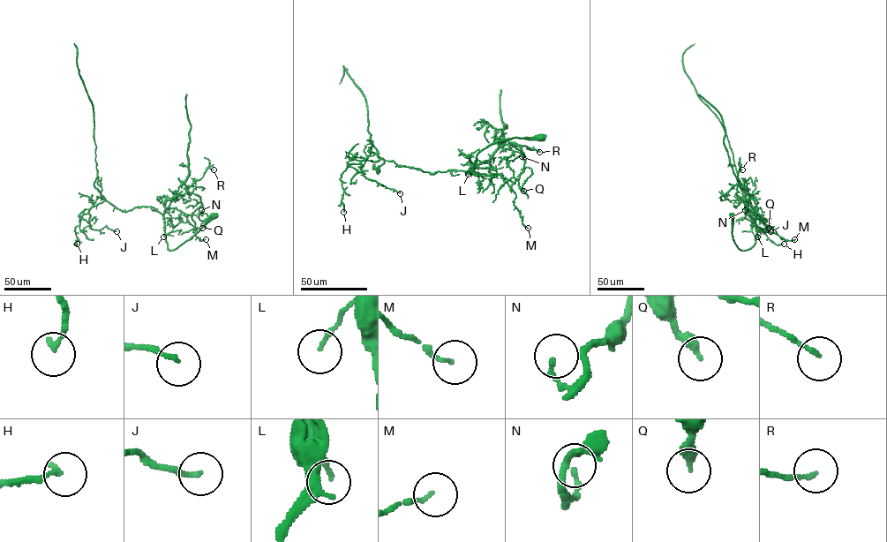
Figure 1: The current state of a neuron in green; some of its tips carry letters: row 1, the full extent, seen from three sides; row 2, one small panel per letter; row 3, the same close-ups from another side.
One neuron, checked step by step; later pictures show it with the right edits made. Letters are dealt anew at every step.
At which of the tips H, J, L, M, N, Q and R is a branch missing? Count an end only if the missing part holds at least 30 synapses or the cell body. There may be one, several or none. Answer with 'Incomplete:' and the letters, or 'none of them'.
Incomplete: none of them

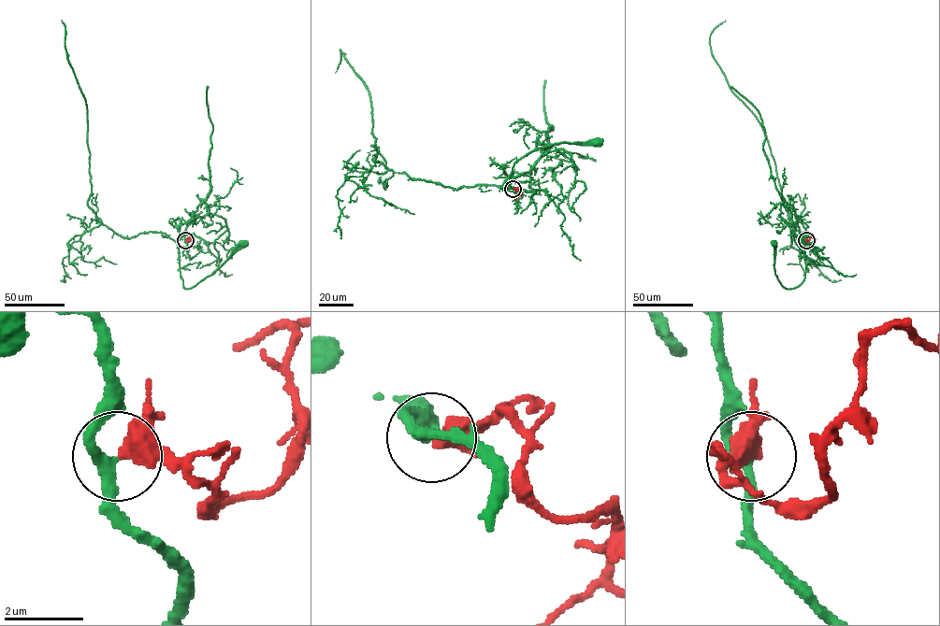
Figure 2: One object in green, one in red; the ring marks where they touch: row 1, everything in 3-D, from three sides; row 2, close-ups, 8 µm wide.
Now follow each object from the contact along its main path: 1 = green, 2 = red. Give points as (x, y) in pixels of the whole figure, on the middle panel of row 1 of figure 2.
1: (513, 189), (508, 184), (500, 187), (505, 189), (510, 185), (513, 165), (531, 151), (563, 143), (595, 143)
2: (513, 189), (520, 192), (515, 200)

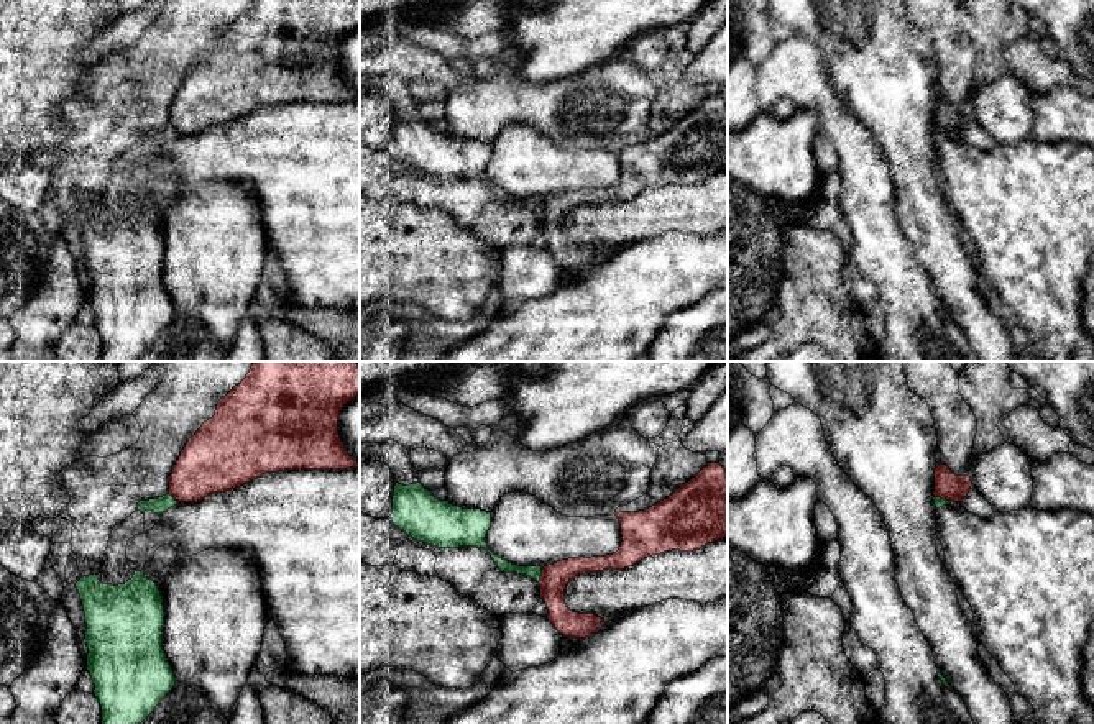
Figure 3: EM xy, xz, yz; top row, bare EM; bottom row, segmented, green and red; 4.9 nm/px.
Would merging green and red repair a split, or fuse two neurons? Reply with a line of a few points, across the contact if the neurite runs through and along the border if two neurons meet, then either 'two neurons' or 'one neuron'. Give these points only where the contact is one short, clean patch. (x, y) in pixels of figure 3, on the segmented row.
xz (542, 568), (537, 581) | two neurons

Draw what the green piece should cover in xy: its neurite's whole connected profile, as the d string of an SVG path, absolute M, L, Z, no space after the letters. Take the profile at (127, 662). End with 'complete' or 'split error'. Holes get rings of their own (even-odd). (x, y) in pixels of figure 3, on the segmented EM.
M145 570L136 571L125 584L103 584L99 575L76 583L85 612L89 647L87 671L102 706L102 724L141 724L174 688L176 676L163 650L164 606L163 596Z; complete

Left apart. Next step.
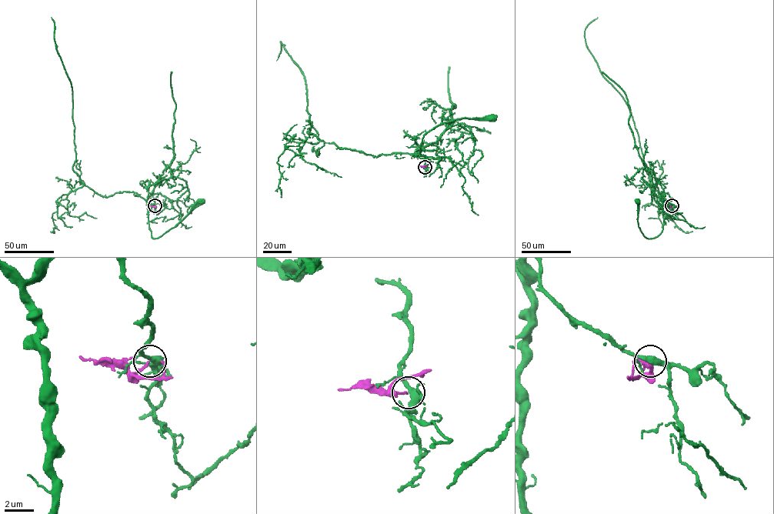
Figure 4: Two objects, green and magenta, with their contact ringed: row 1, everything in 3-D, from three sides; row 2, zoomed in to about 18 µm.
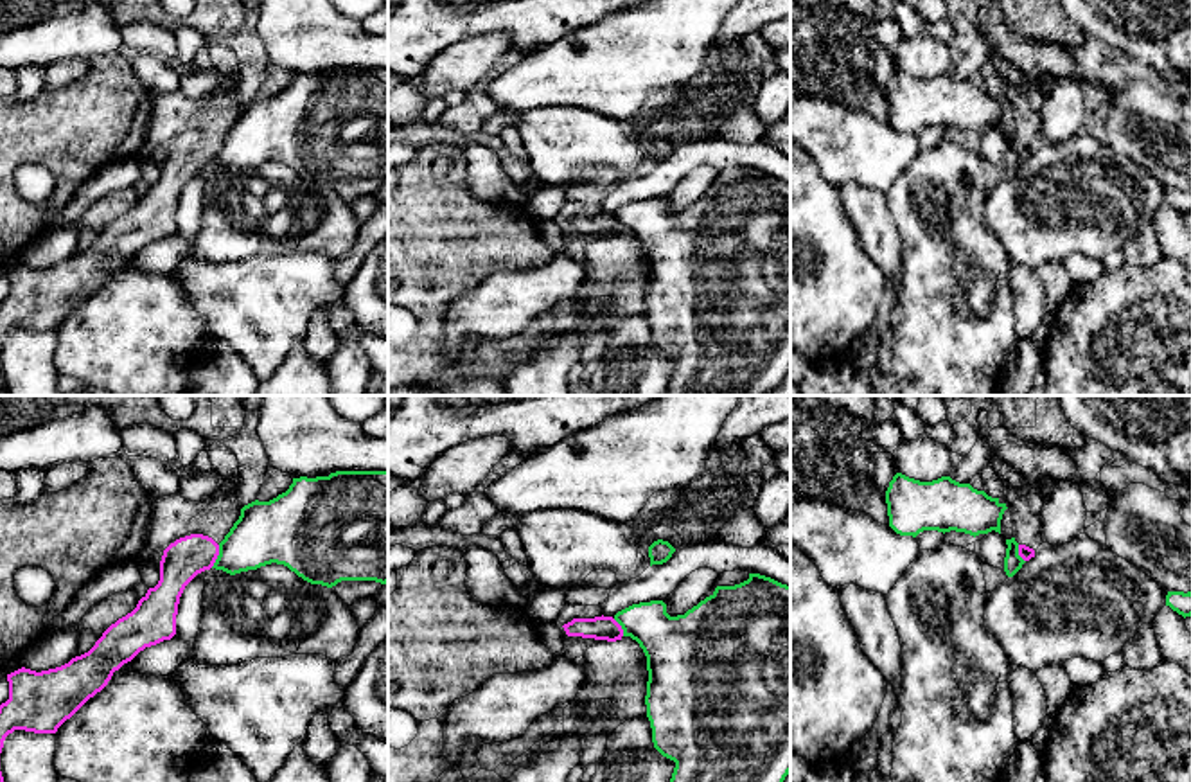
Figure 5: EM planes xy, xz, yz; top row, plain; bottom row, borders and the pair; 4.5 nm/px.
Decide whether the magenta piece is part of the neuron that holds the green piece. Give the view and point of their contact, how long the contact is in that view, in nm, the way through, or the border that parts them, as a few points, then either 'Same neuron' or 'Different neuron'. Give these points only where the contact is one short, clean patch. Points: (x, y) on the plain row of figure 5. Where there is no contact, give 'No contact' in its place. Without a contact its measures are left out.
Touches green at xy (218, 153). Shared border 110 nm. Boundary: xy (220, 142), (220, 151), (211, 164). Different neuron

